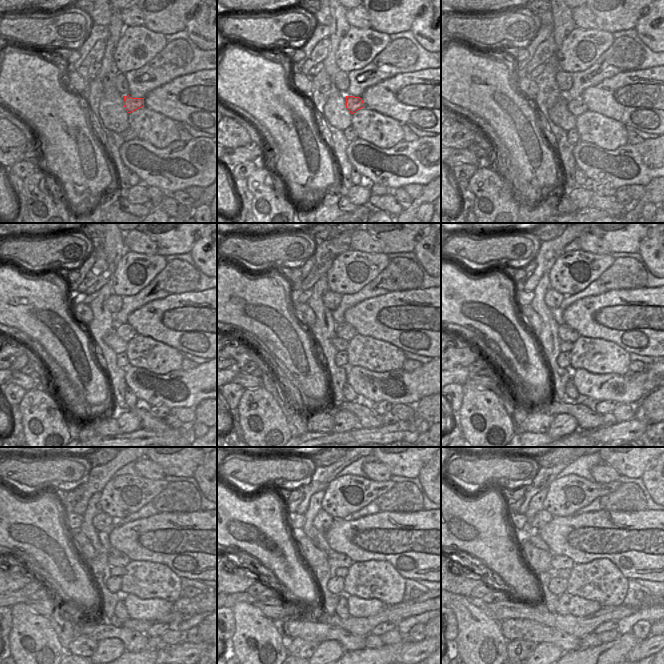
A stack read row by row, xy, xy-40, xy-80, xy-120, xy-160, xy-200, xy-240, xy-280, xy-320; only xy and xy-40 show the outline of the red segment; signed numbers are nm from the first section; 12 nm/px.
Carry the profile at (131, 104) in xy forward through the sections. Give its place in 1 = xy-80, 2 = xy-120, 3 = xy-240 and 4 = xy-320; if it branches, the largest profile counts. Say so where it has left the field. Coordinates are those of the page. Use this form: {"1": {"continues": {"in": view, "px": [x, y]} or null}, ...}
{"1": {"continues": {"in": "xy-80", "px": [576, 107]}}, "2": {"continues": {"in": "xy-120", "px": [126, 332]}}, "3": {"continues": {"in": "xy-240", "px": [115, 557]}}, "4": {"continues": {"in": "xy-320", "px": [557, 562]}}}

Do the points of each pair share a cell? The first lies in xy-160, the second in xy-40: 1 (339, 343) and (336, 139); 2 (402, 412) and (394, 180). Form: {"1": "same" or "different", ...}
{"1": "different", "2": "different"}

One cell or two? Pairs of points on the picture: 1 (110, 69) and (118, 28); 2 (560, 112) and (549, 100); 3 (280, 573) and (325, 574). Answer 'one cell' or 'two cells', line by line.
1: one cell
2: two cells
3: two cells

